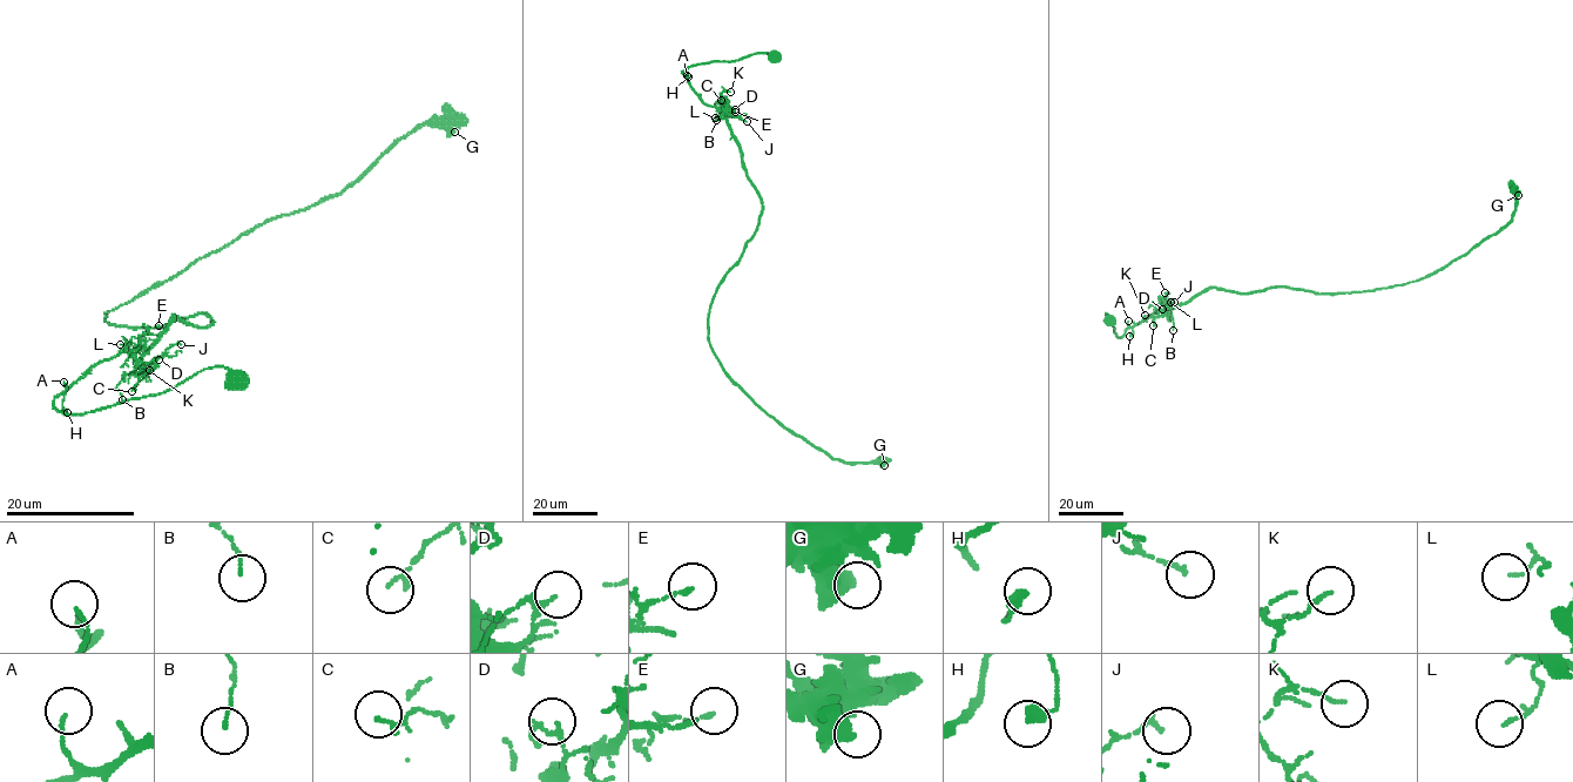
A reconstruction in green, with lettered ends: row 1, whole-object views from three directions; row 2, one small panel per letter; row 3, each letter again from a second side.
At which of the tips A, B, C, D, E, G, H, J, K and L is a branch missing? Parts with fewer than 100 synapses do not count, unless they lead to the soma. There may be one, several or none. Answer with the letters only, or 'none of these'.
none of these

